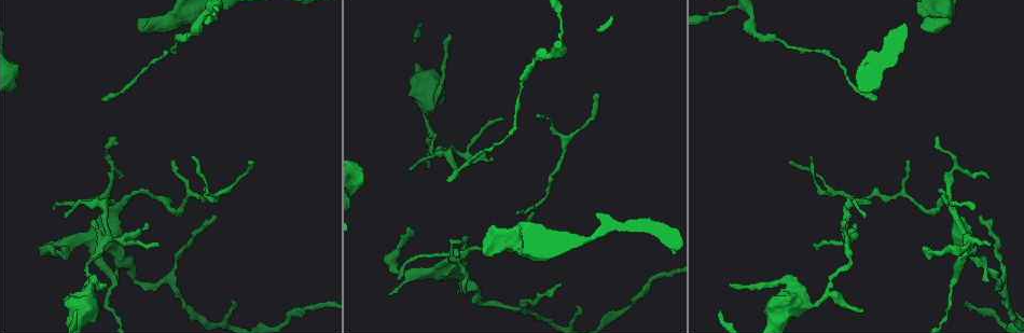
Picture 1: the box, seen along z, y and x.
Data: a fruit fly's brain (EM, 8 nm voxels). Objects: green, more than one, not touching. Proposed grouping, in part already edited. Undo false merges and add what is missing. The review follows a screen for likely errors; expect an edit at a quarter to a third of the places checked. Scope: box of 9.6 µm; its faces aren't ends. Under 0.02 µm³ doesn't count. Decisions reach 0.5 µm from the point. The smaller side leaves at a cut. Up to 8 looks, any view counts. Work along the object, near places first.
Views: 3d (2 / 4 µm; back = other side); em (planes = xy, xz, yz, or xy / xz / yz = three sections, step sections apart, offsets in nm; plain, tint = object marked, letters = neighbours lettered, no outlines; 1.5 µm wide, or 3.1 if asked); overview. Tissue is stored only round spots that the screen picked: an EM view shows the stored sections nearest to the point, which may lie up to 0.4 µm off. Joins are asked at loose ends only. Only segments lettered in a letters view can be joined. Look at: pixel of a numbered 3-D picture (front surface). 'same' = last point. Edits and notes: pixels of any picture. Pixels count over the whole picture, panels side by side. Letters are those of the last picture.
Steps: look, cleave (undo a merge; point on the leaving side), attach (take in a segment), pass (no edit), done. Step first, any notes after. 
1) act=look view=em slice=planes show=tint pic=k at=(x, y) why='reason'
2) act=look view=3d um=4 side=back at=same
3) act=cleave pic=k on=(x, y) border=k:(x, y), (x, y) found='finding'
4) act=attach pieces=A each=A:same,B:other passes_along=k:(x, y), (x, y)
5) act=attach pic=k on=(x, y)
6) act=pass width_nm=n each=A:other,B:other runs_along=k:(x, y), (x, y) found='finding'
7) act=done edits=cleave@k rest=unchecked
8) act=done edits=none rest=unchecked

act=look view=em slice=xz step=8 show=plain pic=1 at=(847, 238) why='arms part here'

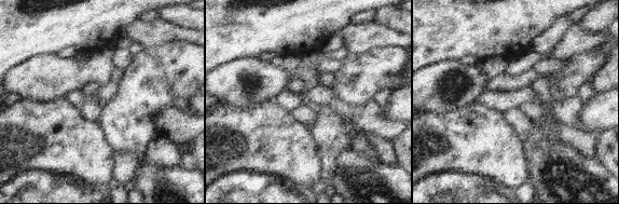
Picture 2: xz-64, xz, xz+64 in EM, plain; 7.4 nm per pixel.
act=look view=em slice=xz step=8 show=tint at=same why='where the object lies'

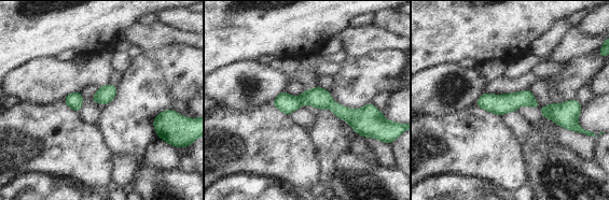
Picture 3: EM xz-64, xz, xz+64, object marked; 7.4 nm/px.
act=look view=em slice=xz step=8 show=letters at=same why='what lies round it'

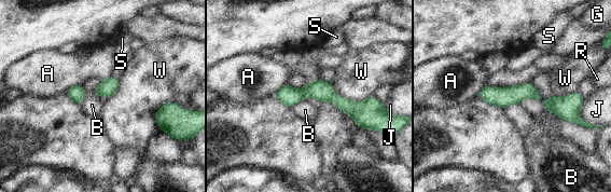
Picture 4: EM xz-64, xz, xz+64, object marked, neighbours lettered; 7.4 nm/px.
act=pass width_nm=130 each=A:other,B:other,G:other,J:other,R:other,S:other,W:other runs_along=4:(482, 94), (532, 94), (577, 118) found='one cell here'

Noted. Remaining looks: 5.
act=look view=em slice=planes show=letters pic=1 at=(429, 133) why='sharp bend'

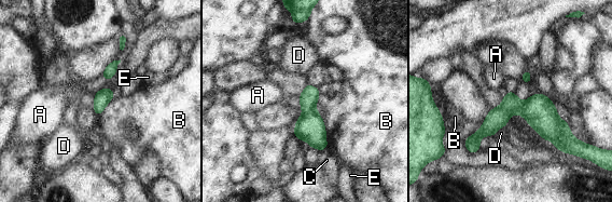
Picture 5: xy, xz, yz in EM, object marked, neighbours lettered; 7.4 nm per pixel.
act=pass width_nm=120 longest_contact=B:400nm each=A:other,B:other,C:other,D:other,E:other found='continuous, no second cell'

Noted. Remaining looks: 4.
act=look view=em slice=planes show=letters pic=1 at=(939, 139) why='branch stops here'

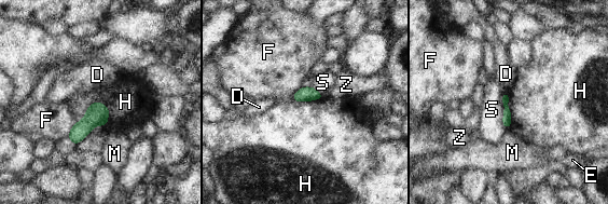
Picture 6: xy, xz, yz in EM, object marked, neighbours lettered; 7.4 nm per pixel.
act=pass each=D:other,E:other,F:other,H:other,M:other,S:other,Z:other border=6:(110, 111), (93, 103), (76, 122) found='no lettered segment goes on from it'

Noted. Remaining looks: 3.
act=done edits=none rest=unchecked

